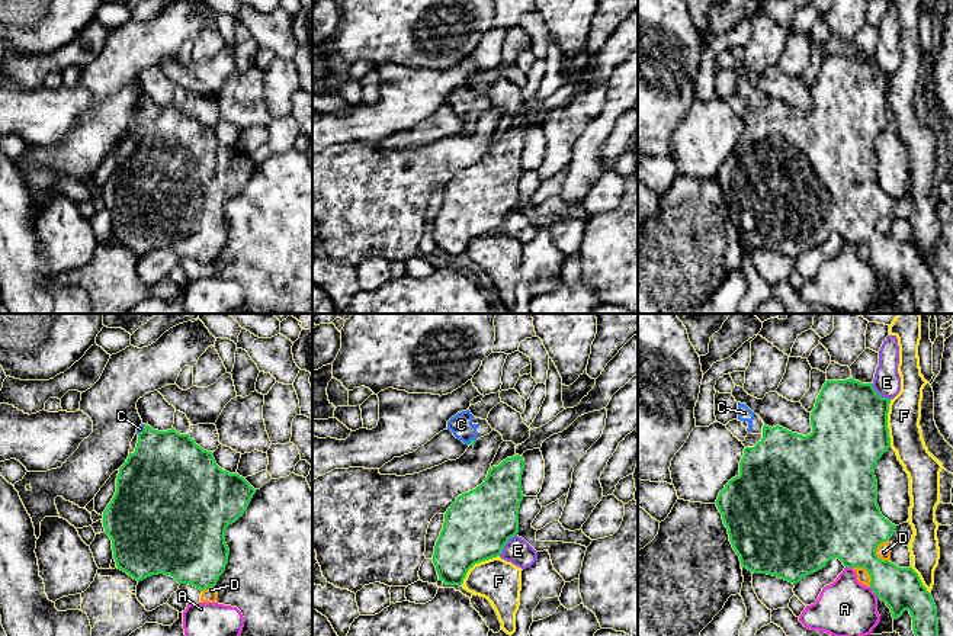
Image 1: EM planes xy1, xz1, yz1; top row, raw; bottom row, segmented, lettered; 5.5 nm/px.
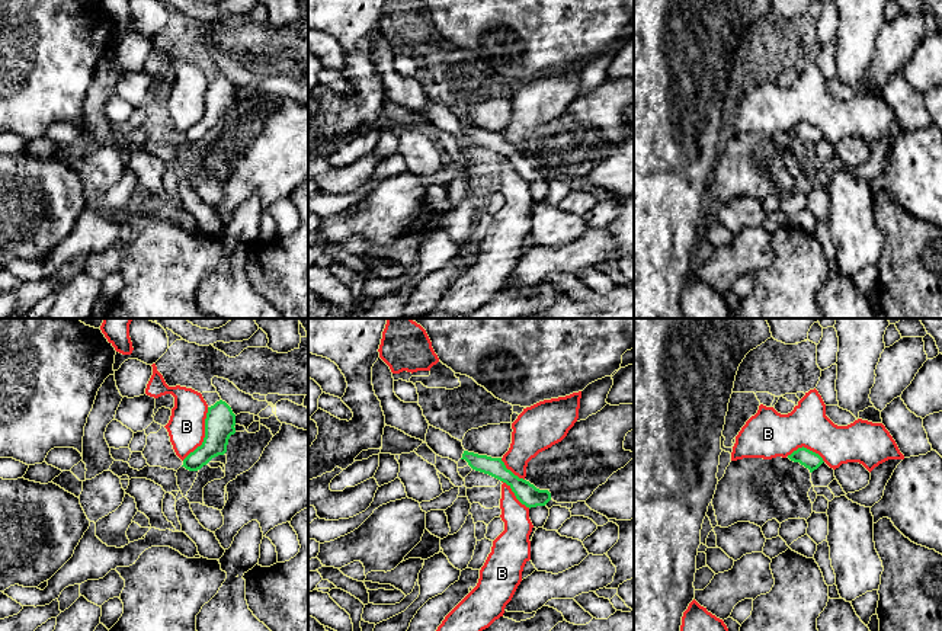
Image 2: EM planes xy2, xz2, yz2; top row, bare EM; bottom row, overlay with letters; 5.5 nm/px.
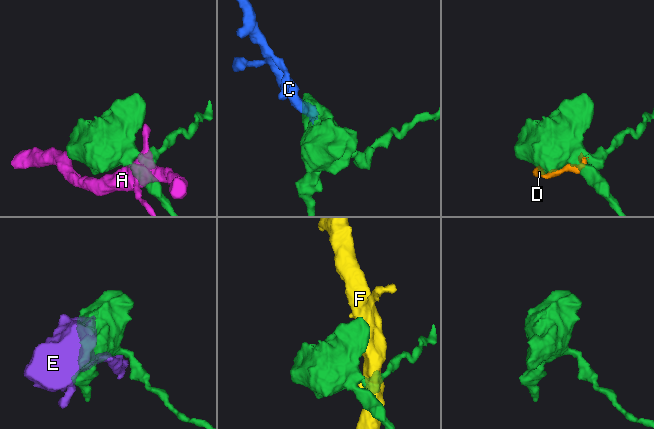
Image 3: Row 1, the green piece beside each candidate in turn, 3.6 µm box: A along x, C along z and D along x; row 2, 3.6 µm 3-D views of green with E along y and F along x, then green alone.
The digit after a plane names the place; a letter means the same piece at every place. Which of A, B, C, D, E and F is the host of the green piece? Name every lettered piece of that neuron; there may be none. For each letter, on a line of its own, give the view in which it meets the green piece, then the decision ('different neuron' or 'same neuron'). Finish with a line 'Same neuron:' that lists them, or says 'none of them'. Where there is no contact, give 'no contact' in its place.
A: contact in yz1; different neuron
B: contact in xy2; different neuron
C: contact in xy1; same neuron
D: contact in yz1; different neuron
E: contact in xz1; different neuron
F: contact in yz1; different neuron
Same neuron: C

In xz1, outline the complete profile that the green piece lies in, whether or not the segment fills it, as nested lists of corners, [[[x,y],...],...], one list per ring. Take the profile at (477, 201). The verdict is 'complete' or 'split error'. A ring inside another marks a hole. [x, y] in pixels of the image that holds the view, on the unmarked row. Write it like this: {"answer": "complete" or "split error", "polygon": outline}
{"answer": "complete", "polygon": [[[516,129],[488,145],[484,157],[465,167],[447,183],[443,203],[434,221],[433,238],[439,256],[446,260],[462,260],[468,245],[479,237],[501,229],[506,218],[519,208],[519,183],[523,174],[522,150],[524,135]]]}

